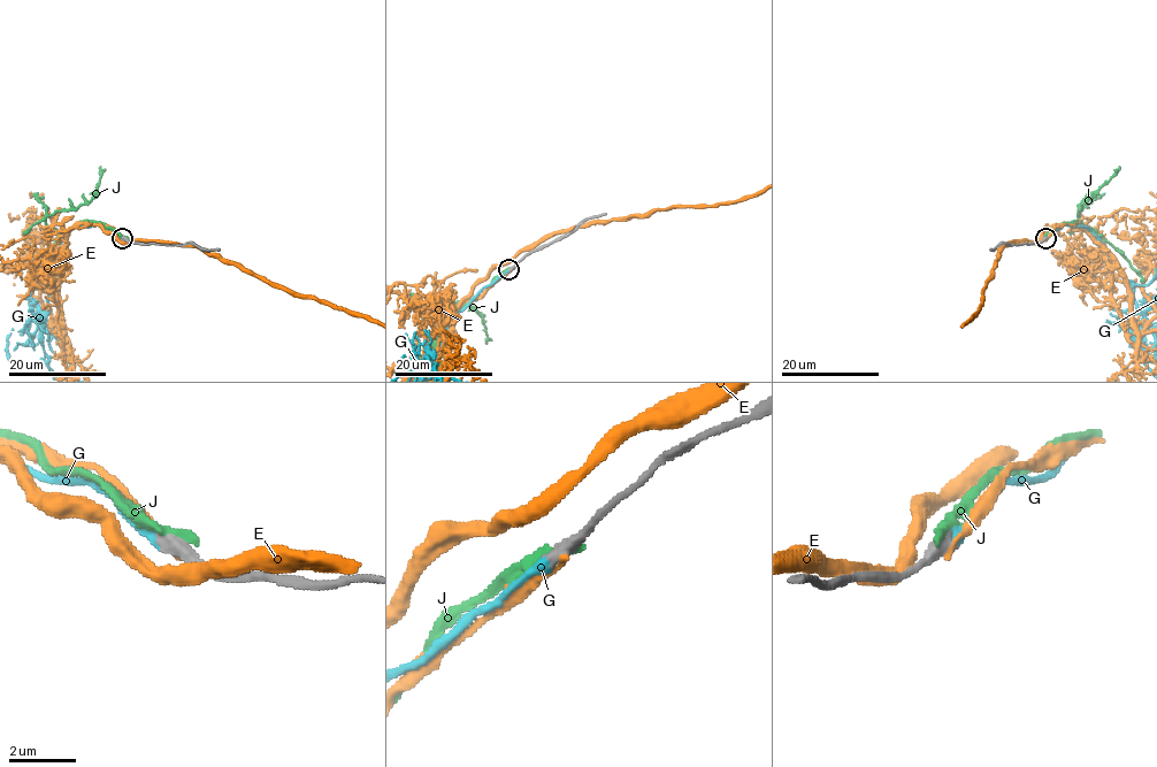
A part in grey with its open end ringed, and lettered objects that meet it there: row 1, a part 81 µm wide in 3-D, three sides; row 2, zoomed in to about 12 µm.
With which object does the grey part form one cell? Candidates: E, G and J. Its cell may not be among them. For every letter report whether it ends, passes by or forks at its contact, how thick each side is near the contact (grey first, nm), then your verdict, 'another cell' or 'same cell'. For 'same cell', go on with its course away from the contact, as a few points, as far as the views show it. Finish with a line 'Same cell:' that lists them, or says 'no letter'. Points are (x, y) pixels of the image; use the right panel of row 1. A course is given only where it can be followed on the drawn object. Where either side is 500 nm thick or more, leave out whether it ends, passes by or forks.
E: calibres 500 and 110 nm; another cell
G: it ends; calibres 480 and 360 nm; same cell
J: calibres 500 and 340 nm; another cell
Same cell: G

